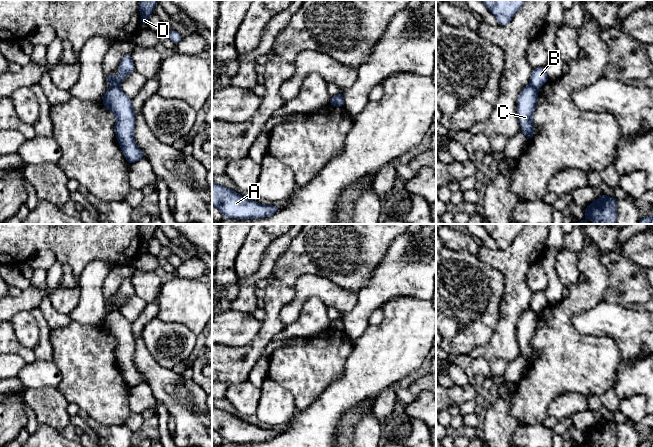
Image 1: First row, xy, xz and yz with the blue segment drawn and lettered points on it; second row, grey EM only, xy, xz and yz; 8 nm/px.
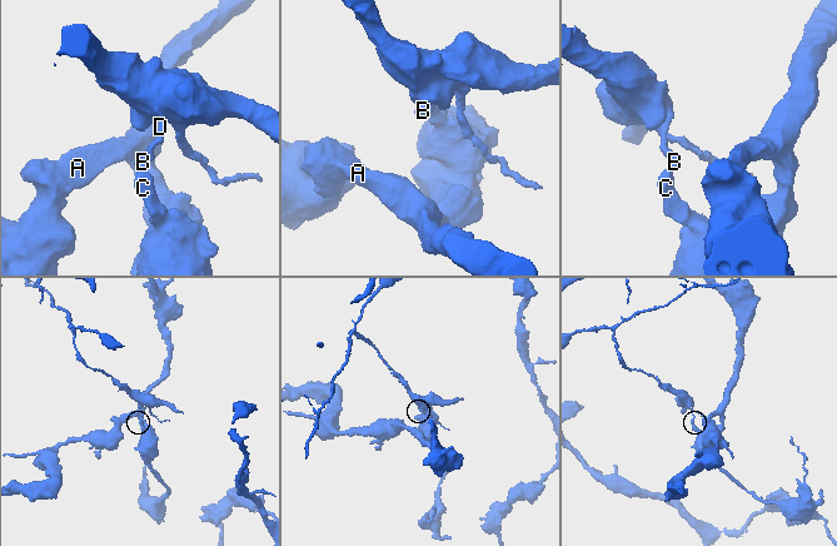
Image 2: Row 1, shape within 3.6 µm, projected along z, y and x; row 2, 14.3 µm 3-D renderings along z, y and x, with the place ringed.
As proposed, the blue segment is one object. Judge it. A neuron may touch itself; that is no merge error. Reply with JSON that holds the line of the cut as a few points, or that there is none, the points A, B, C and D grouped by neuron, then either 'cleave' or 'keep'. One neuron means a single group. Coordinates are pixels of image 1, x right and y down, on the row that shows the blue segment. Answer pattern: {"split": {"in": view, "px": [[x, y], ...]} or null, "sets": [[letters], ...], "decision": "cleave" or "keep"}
{"split": {"in": "yz", "px": [[529, 84], [537, 90]]}, "sets": [["A", "C"], ["B", "D"]], "decision": "cleave"}

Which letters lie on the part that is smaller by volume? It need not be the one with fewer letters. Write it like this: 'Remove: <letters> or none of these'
Remove: B, D

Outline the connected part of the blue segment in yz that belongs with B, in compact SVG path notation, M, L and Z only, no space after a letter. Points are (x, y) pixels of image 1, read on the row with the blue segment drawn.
M544 67L535 68L532 71L532 75L530 77L529 85L534 87L536 90L540 89L547 81L548 76L546 74Z

